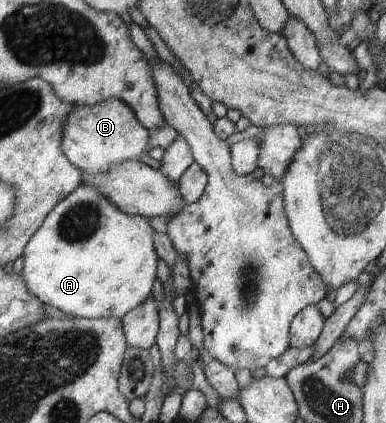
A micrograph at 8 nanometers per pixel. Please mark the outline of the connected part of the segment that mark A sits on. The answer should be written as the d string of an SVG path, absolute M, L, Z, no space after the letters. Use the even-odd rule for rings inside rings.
M82 184L64 200L58 201L42 226L30 237L23 251L21 278L27 289L43 304L55 306L68 316L90 320L106 317L121 319L152 293L158 262L153 232L149 219L122 212L96 189Z

